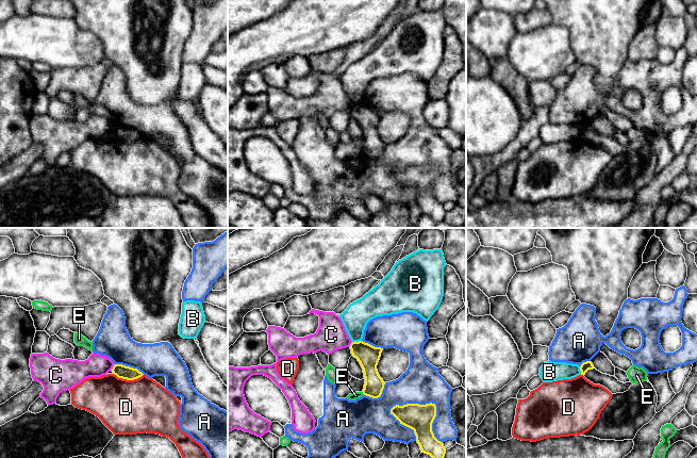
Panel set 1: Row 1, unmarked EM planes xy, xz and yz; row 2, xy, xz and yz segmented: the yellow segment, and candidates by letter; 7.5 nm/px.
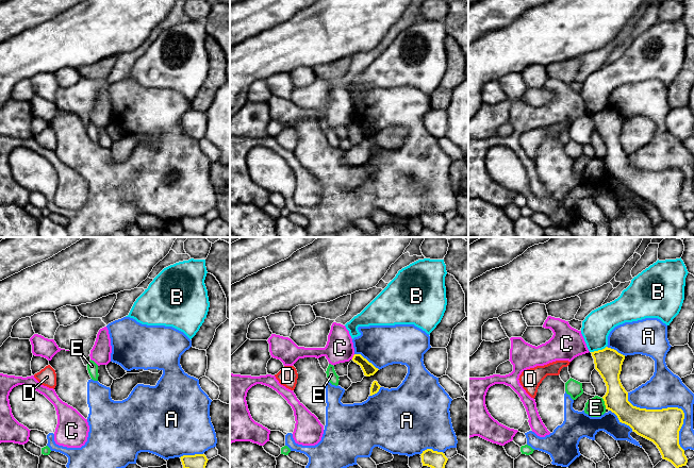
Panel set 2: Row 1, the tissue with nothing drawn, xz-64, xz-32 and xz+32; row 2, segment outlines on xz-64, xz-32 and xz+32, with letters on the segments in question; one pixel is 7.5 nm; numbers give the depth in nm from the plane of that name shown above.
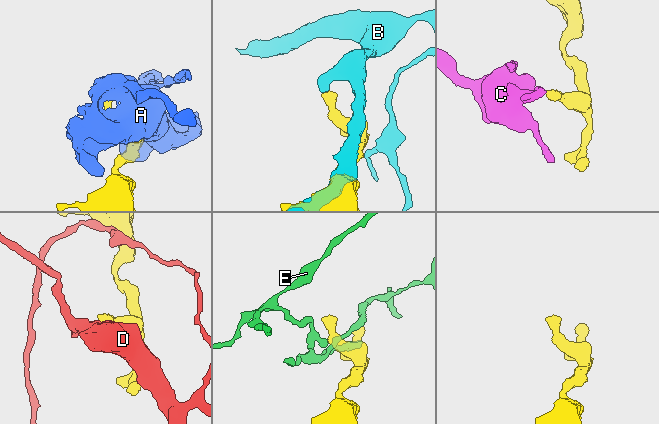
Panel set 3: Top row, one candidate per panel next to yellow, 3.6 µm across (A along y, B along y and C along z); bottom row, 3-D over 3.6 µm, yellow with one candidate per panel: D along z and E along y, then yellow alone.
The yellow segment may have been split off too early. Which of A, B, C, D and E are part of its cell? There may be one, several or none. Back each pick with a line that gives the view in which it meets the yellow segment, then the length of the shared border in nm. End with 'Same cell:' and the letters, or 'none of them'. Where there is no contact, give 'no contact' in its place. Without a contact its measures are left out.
Same cell: none of them

